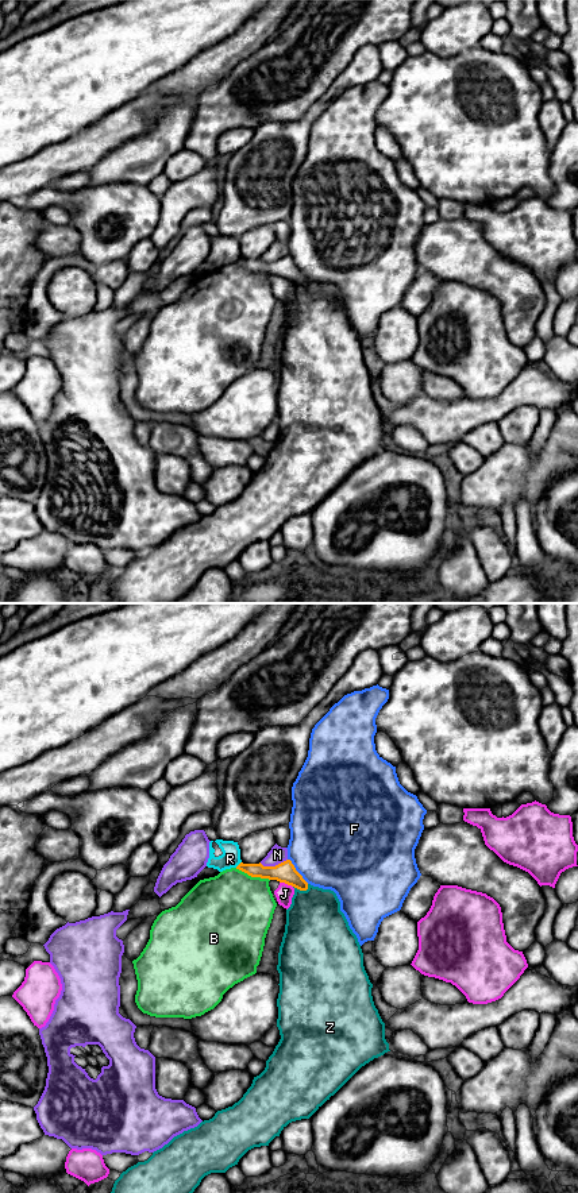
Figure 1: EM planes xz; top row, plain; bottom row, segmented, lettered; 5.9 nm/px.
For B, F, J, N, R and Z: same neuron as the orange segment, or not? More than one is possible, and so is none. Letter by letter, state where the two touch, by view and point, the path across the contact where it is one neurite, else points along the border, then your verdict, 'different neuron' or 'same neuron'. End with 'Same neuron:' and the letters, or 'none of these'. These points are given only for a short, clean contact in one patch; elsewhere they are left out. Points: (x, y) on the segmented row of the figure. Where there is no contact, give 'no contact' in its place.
B: xz (253, 876) | different neuron
F: xz (296, 871) | different neuron
J: xz (286, 883) | different neuron
N: xz (273, 867) | different neuron
R: xz (239, 864) | along xz (241, 861), (235, 867) | different neuron
Z: xz (301, 890) | different neuron
Same neuron: none of these

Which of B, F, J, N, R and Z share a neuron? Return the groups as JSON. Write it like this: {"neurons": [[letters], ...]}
{"neurons": [["B"], ["F"], ["J"], ["N"], ["R"], ["Z"]]}

